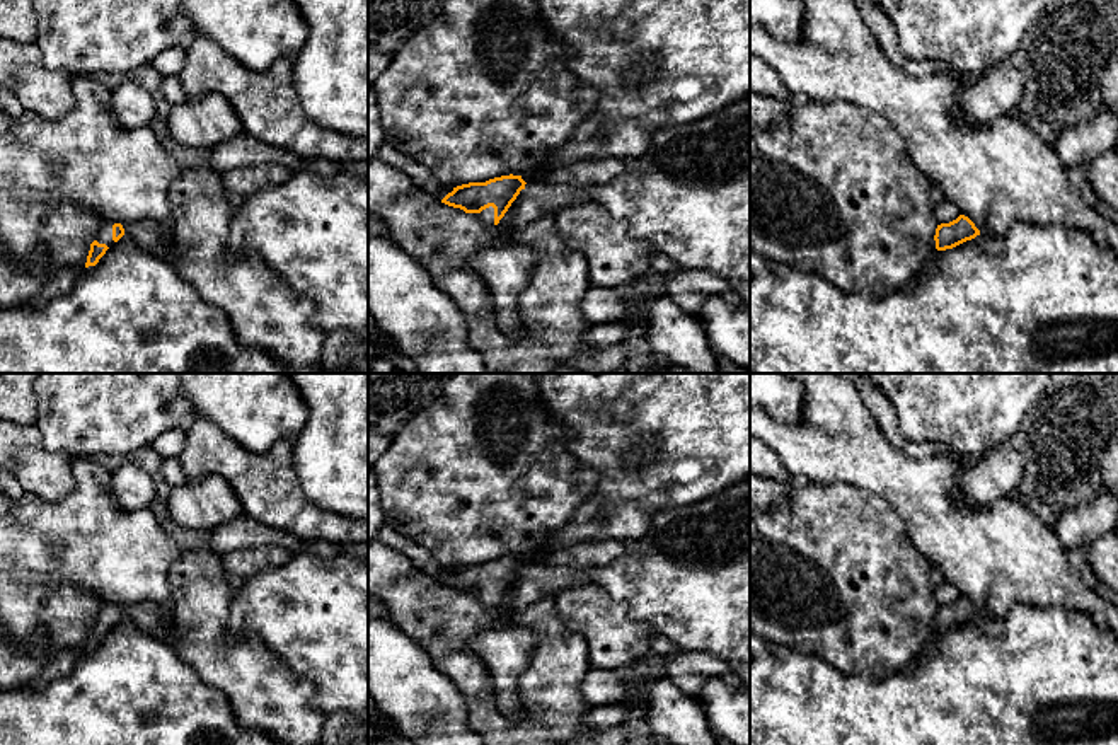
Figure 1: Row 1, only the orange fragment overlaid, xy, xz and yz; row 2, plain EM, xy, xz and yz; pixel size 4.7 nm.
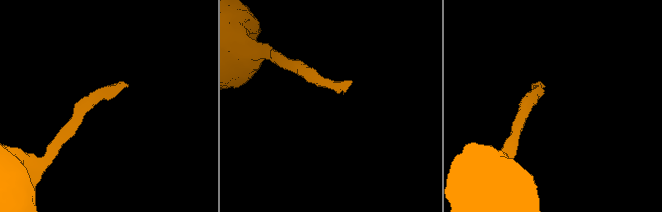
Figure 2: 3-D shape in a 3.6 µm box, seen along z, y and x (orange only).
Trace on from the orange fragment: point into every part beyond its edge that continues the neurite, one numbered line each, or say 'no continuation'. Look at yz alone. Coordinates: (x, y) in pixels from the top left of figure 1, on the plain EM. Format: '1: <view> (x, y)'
no continuation

